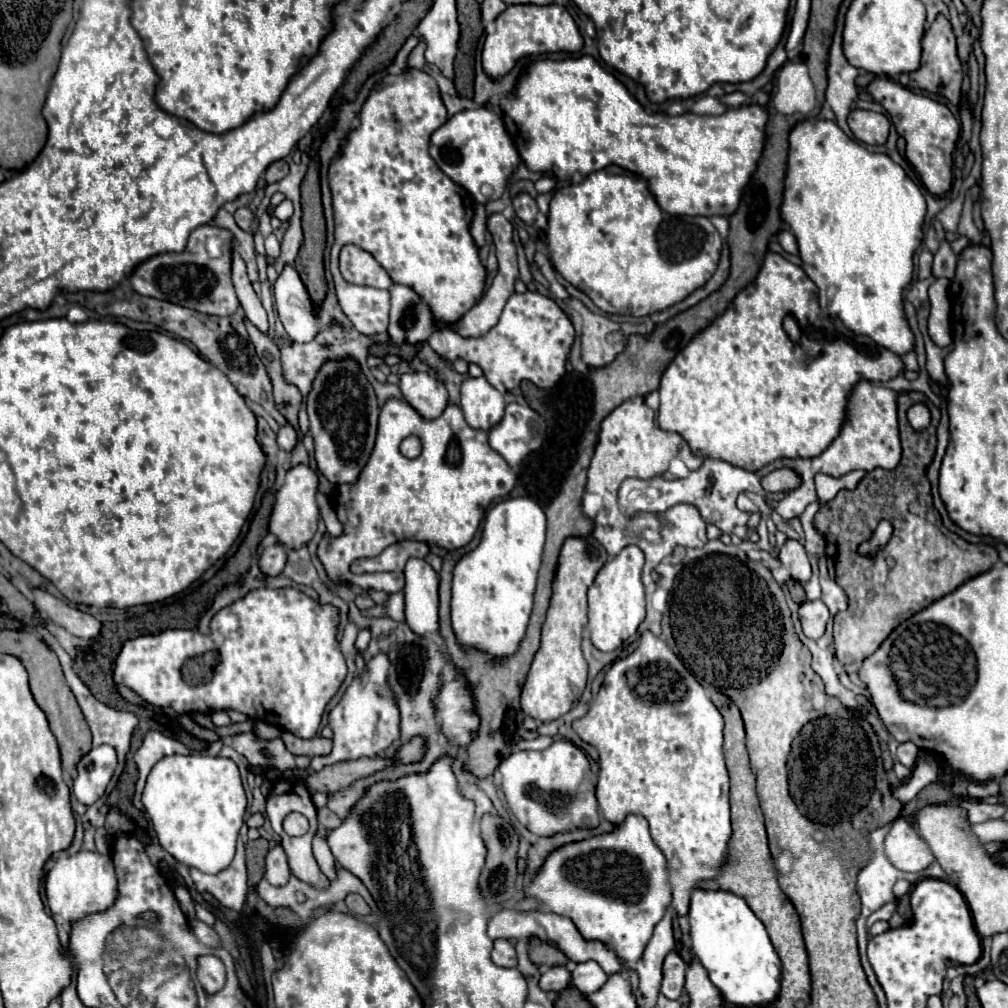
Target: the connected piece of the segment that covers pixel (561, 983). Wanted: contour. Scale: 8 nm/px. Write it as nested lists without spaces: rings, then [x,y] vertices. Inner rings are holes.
[[[554,966],[540,978],[540,988],[546,992],[560,992],[564,990],[572,980],[572,974],[564,966]]]

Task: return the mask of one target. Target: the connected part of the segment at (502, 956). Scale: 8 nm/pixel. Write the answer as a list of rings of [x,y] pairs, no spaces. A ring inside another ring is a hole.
[[[496,940],[492,948],[492,962],[502,968],[516,968],[516,952],[510,940]]]

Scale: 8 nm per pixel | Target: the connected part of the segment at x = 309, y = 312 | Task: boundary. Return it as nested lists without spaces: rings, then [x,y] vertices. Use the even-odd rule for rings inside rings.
[[[292,264],[284,266],[274,284],[274,304],[286,334],[294,342],[310,342],[316,338],[320,332],[316,306]]]

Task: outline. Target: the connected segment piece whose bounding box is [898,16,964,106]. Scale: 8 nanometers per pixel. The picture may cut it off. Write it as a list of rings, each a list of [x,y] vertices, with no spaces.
[[[938,16],[934,20],[934,24],[928,28],[928,34],[922,36],[922,60],[920,60],[920,68],[916,72],[908,72],[902,74],[898,78],[898,82],[906,88],[920,88],[932,94],[942,94],[946,96],[948,102],[952,102],[954,106],[960,104],[960,88],[962,88],[962,64],[956,56],[956,38],[952,32],[950,22],[944,16]]]

